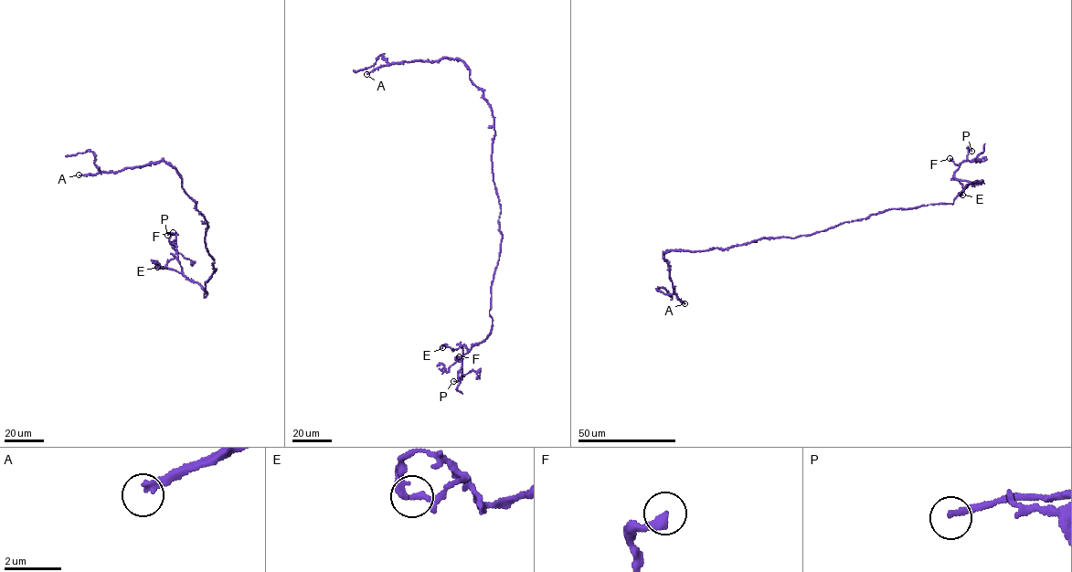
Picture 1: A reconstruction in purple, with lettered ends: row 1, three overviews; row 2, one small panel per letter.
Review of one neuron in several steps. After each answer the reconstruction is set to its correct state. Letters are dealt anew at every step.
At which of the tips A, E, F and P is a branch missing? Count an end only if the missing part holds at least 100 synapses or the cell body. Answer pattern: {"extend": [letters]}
{"extend": ["A"]}

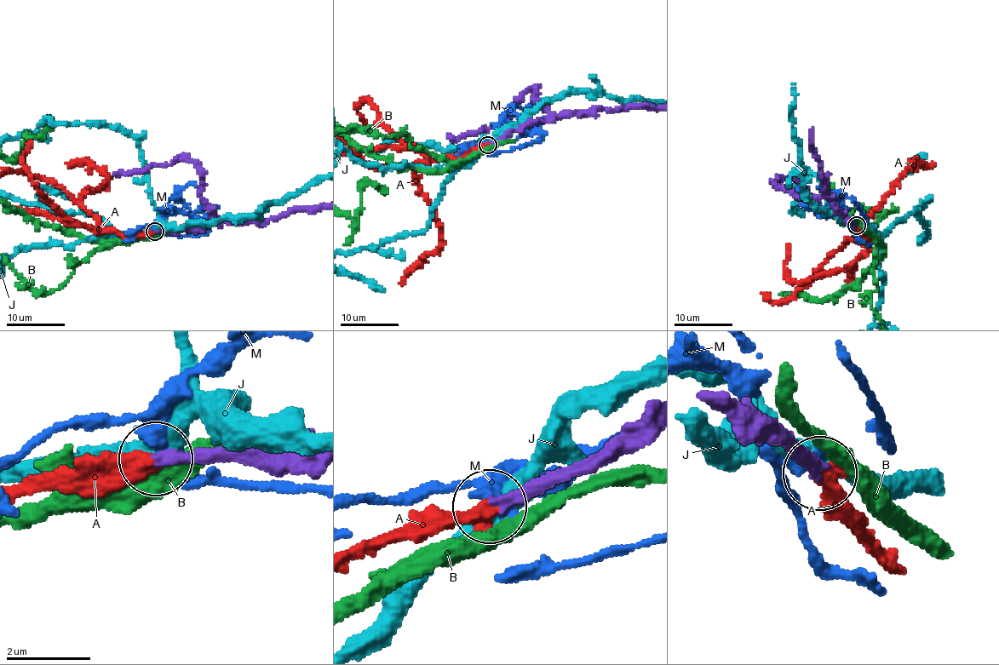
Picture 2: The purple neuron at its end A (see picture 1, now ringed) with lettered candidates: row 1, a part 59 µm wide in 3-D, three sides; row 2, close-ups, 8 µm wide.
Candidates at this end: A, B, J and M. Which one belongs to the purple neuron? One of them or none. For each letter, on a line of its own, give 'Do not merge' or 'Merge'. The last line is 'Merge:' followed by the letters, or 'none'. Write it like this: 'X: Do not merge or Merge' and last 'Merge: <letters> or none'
A: Merge
B: Do not merge
J: Do not merge
M: Do not merge
Merge: A

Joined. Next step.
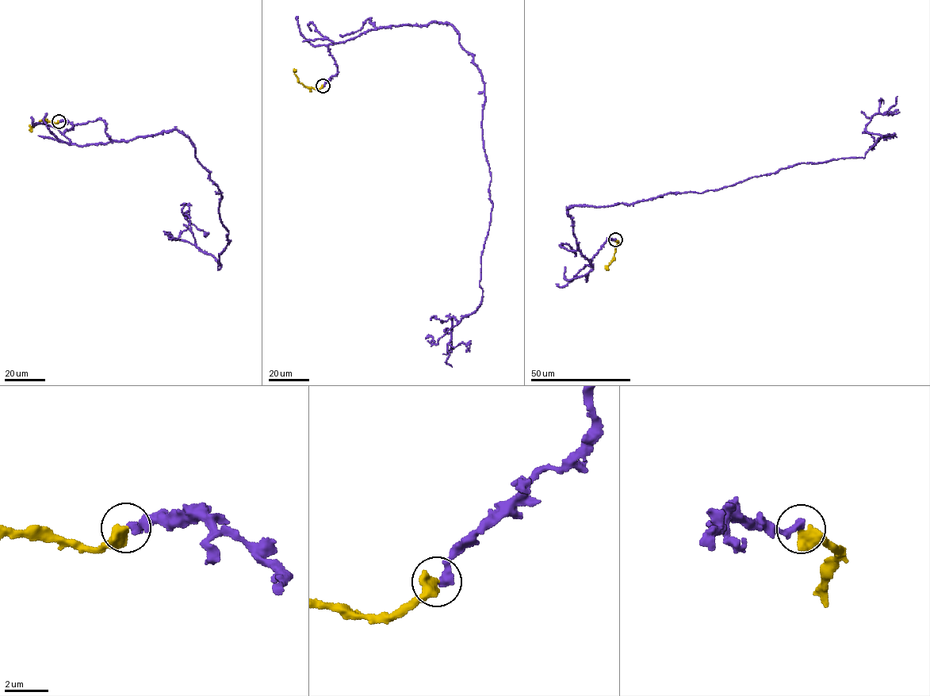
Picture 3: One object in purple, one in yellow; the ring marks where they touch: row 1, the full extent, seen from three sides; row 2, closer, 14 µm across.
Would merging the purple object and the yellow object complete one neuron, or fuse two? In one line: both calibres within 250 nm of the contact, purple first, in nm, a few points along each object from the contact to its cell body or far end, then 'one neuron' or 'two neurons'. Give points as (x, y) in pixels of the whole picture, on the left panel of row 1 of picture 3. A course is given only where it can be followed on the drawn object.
380 nm thick on the purple side, 550 nm on the other; purple runs (59, 120), (82, 146), (182, 131), (221, 194), (230, 241), (218, 269), (188, 217), (204, 232); yellow runs (59, 121), (41, 120), (30, 126), (31, 131); two neurons

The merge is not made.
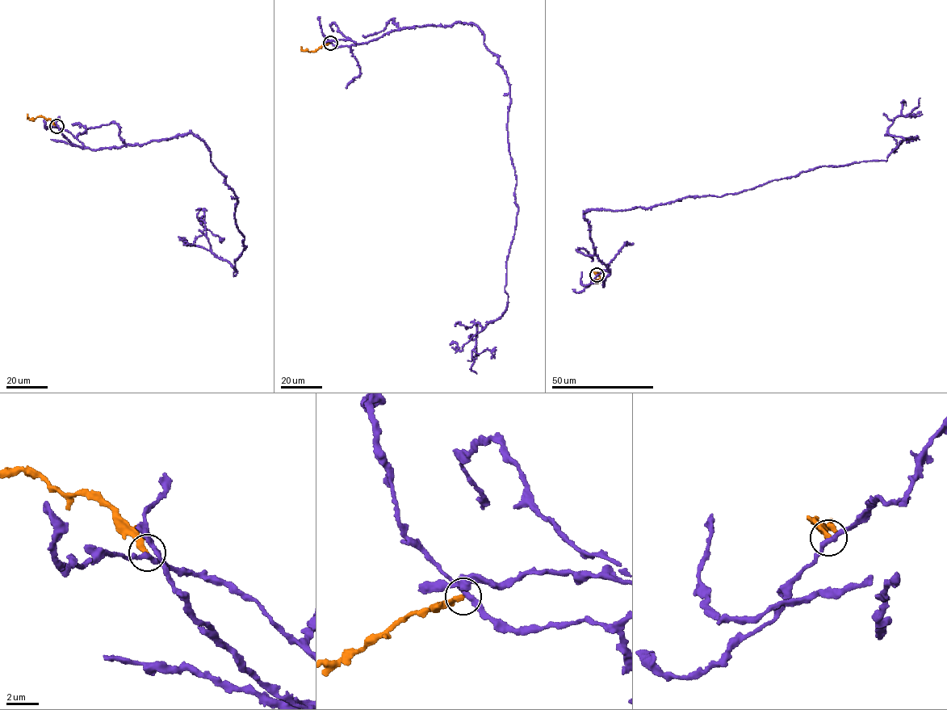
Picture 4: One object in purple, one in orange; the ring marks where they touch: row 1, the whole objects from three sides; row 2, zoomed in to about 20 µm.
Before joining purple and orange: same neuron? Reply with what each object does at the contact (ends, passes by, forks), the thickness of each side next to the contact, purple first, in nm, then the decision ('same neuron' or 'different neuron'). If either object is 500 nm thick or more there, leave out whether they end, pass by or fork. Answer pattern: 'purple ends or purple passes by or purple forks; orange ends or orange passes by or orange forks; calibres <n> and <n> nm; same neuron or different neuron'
purple passes by; orange ends; calibres 320 and 320 nm; different neuron

